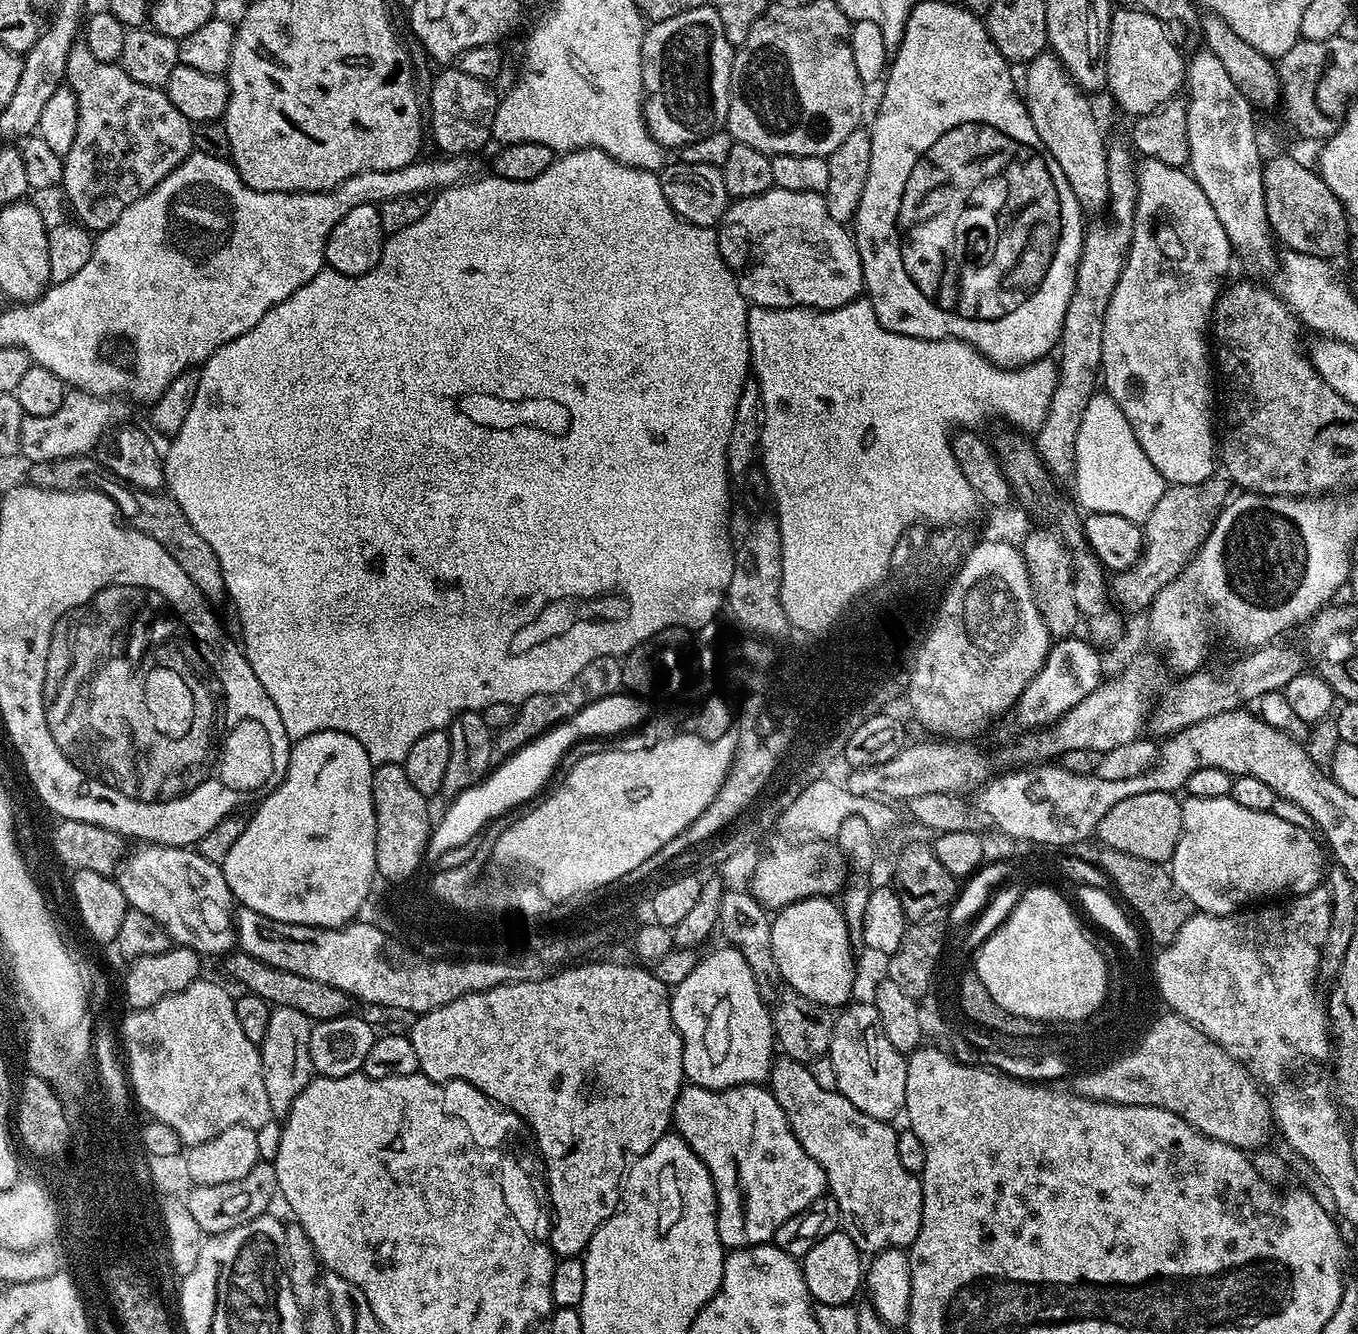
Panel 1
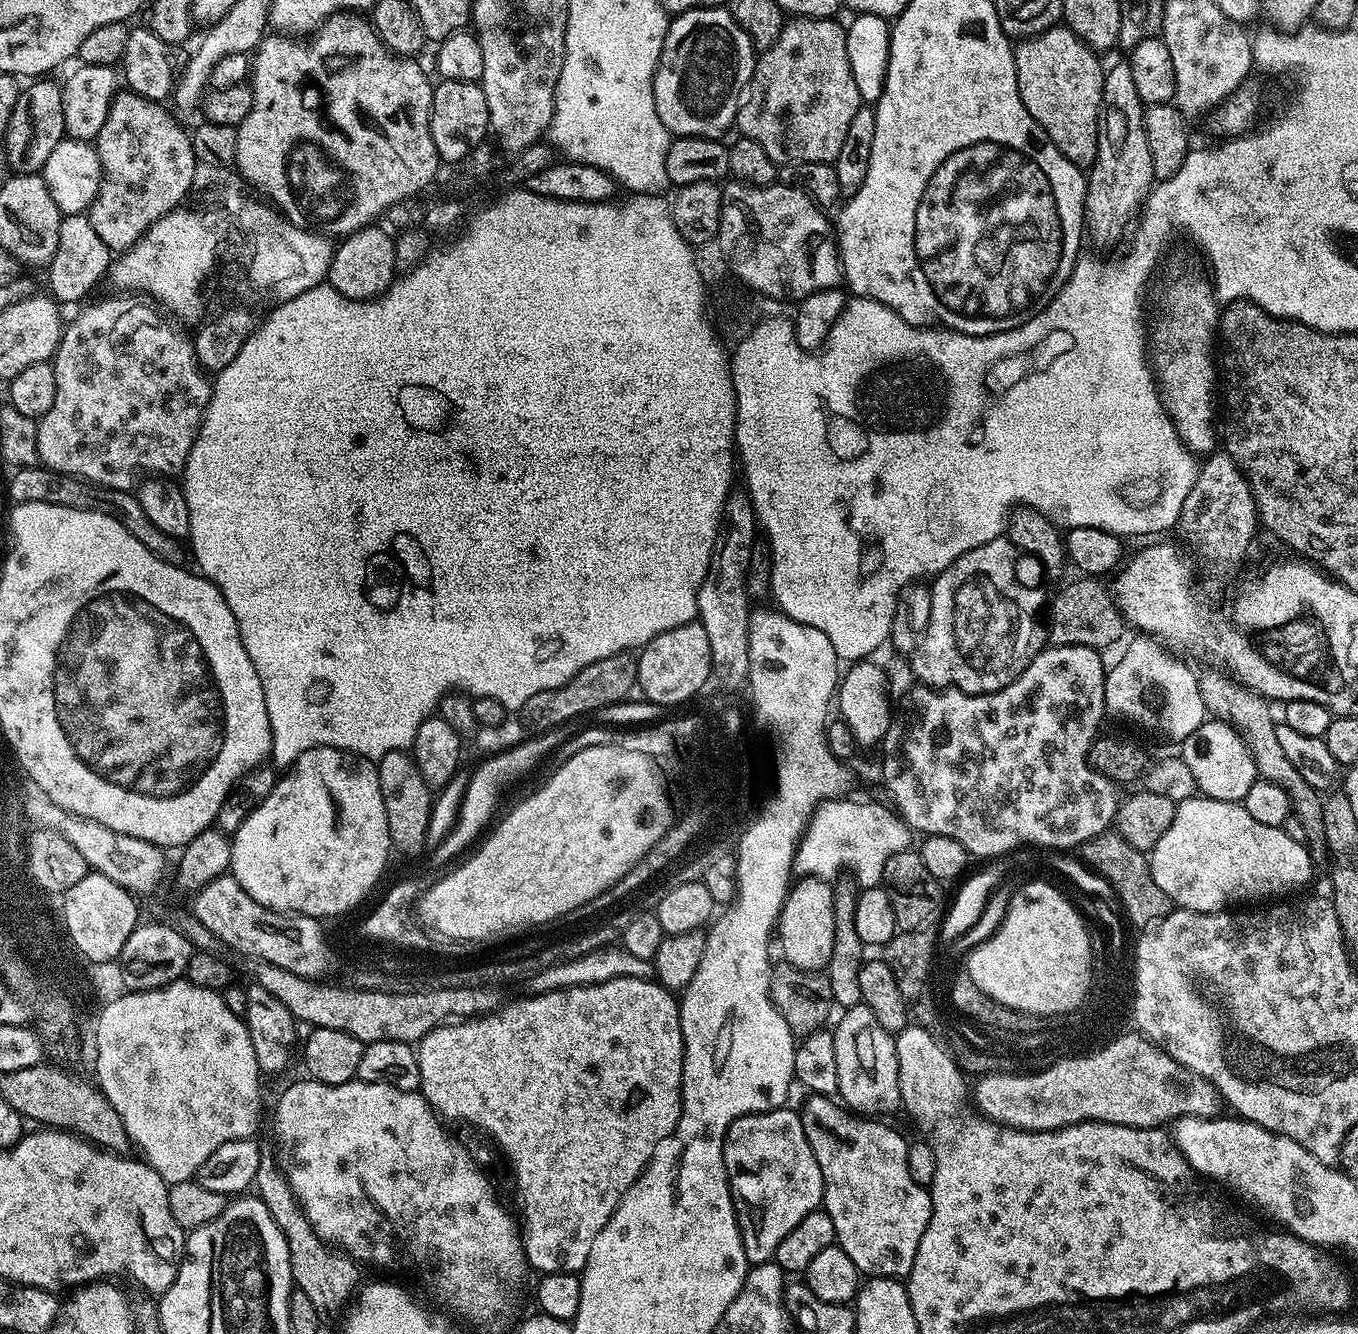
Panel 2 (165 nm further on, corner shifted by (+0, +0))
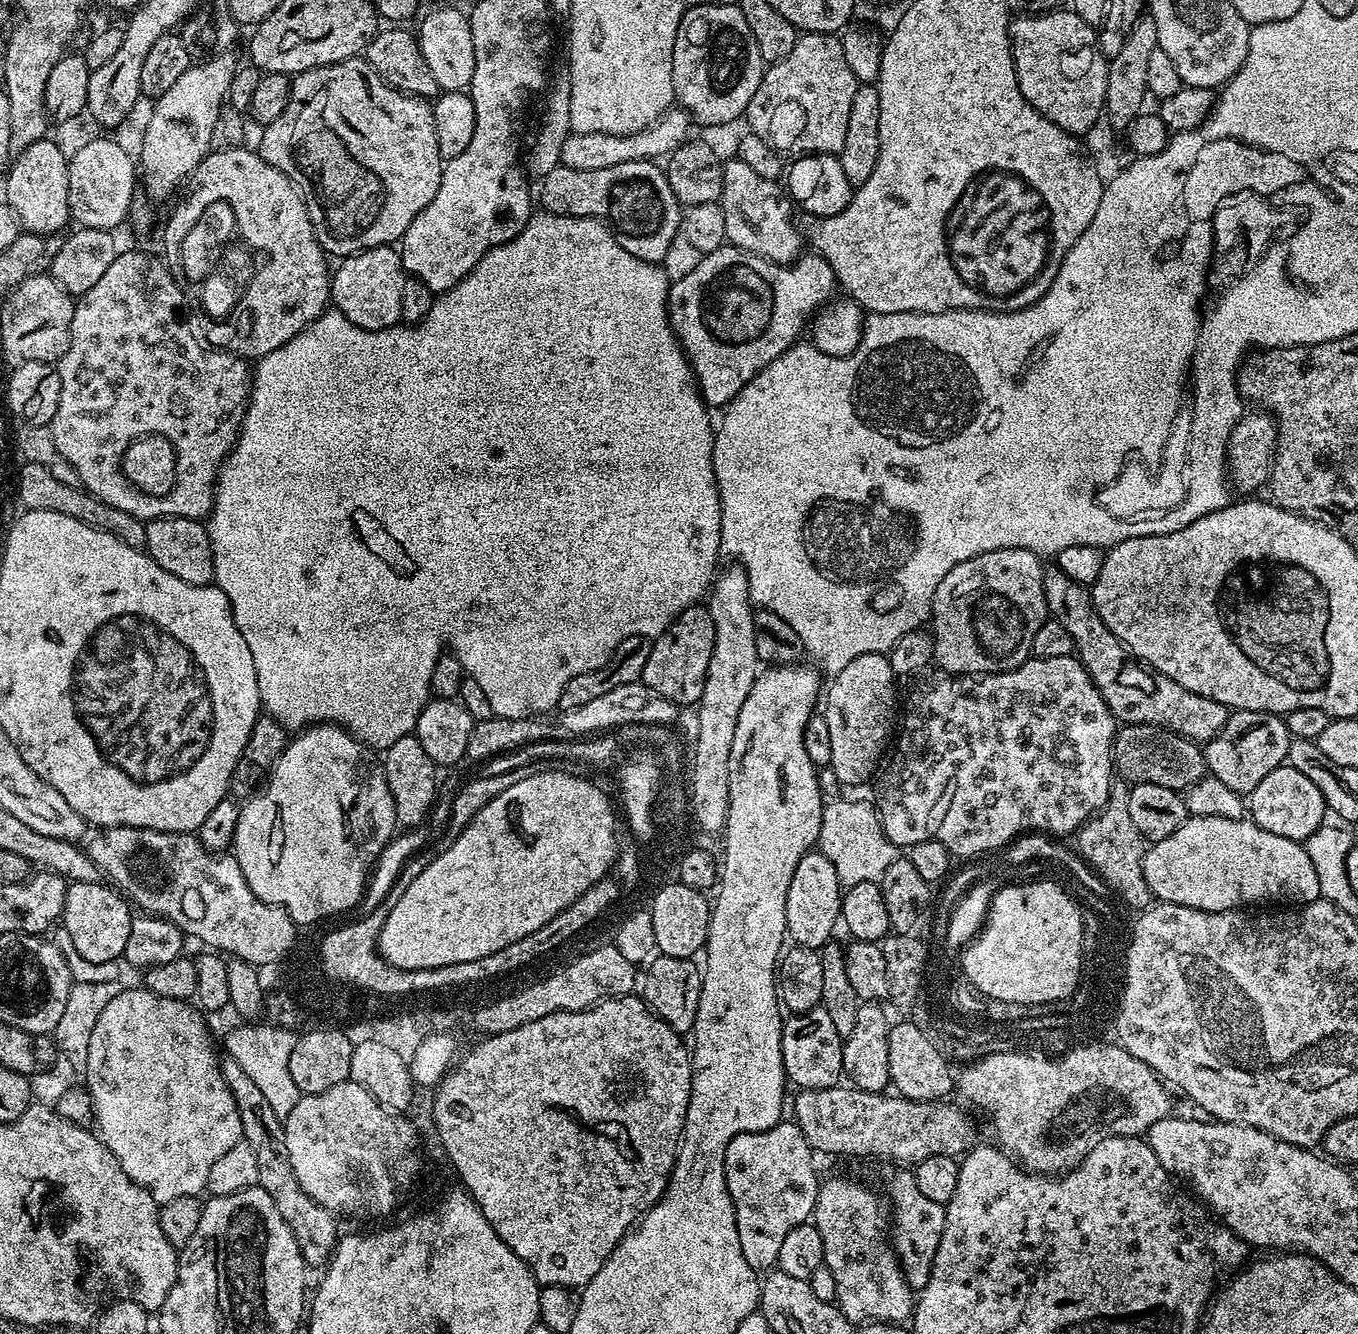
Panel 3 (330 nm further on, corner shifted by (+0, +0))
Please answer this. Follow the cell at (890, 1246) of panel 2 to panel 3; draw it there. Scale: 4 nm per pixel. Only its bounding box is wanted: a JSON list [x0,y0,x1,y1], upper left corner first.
[888,1170,945,1292]

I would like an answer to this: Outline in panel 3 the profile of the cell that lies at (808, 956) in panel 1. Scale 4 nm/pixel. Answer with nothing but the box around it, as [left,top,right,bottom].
[786,850,842,948]

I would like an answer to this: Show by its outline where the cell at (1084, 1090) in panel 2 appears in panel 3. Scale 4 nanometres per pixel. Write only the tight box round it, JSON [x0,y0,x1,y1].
[790,1086,977,1166]

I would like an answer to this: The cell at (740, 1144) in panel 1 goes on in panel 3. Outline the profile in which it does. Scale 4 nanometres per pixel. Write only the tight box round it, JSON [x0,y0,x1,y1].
[726,1122,821,1270]

